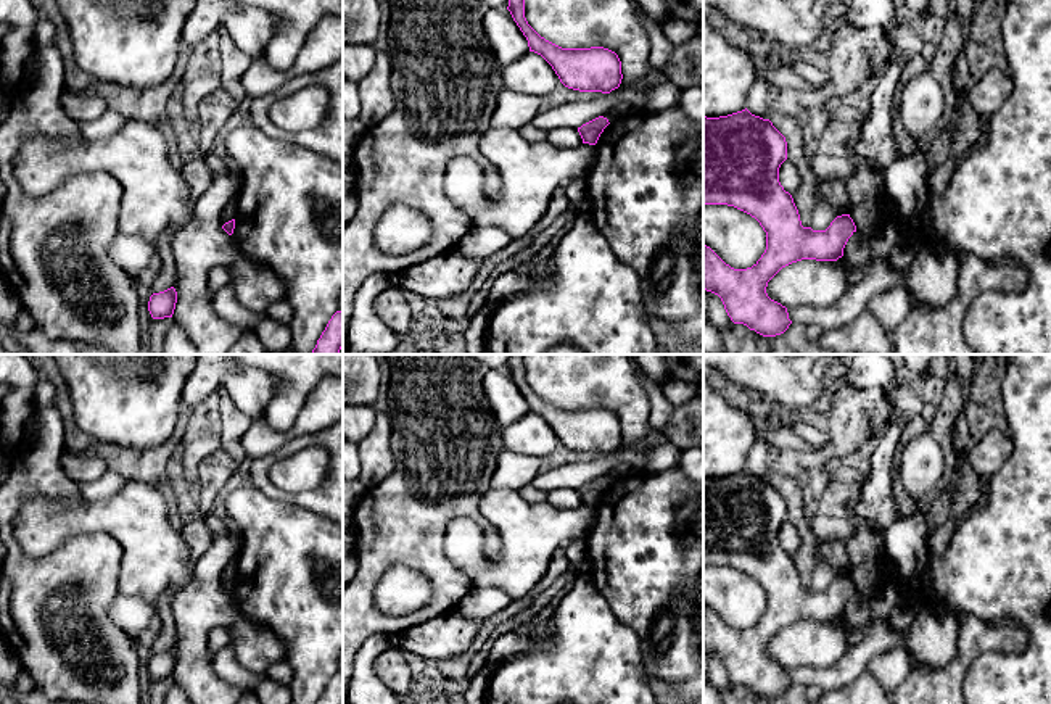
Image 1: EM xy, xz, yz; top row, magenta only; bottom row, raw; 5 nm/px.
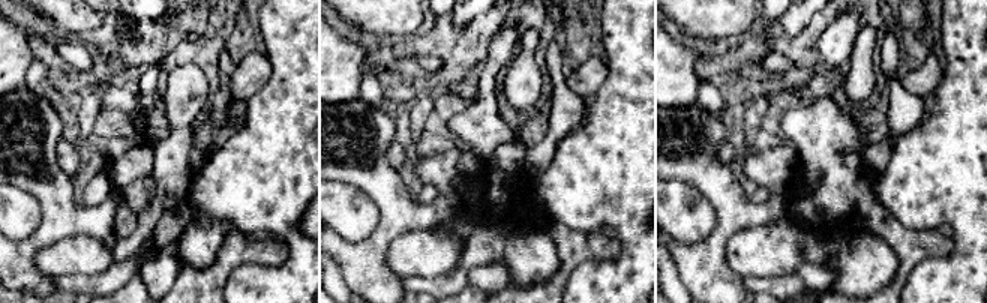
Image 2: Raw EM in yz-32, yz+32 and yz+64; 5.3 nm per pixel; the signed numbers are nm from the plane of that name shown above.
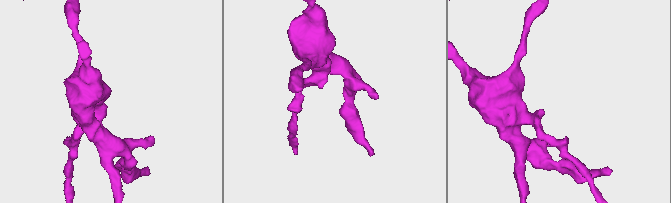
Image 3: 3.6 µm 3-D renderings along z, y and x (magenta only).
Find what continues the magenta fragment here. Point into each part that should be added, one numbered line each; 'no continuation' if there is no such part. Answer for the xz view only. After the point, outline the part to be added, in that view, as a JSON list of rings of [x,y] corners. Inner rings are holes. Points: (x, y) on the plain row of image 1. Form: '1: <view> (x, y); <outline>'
no continuation

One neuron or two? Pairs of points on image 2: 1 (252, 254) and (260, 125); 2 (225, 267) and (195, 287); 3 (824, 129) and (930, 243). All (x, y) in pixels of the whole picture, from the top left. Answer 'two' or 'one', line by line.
1: two
2: one
3: one

